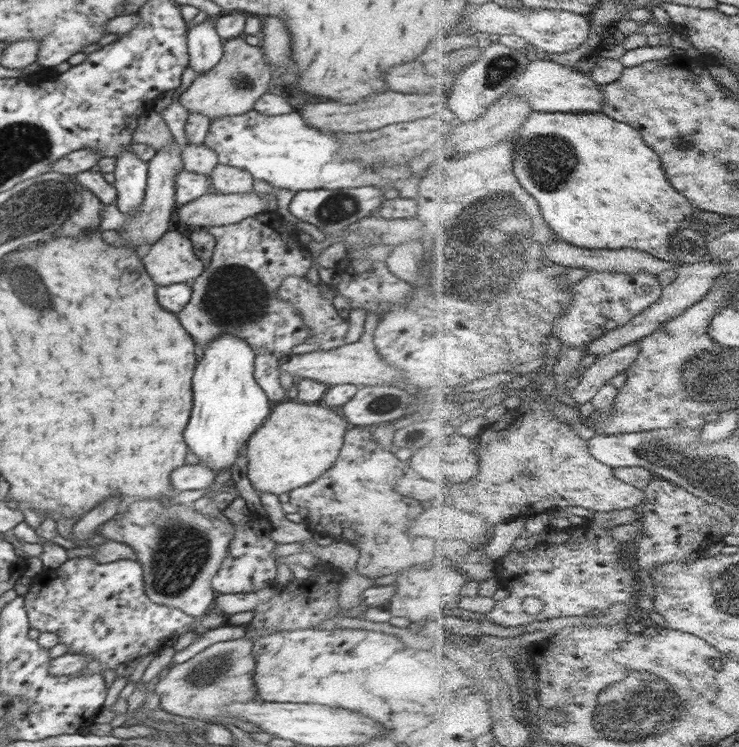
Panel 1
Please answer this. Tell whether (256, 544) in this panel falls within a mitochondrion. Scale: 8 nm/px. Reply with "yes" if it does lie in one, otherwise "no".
no

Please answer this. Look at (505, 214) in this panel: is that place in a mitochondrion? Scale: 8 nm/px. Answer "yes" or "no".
yes

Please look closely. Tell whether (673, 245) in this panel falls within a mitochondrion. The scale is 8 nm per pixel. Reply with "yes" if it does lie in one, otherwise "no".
no

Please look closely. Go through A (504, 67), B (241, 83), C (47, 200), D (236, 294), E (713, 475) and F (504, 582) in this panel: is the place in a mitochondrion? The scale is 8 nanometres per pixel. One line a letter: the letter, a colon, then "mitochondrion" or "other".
A: mitochondrion
B: mitochondrion
C: mitochondrion
D: mitochondrion
E: mitochondrion
F: other

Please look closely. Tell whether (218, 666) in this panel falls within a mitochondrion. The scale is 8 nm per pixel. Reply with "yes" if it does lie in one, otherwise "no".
yes

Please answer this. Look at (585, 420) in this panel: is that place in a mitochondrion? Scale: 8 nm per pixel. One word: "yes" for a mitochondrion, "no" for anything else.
no

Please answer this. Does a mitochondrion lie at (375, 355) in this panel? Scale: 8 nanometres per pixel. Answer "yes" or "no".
no

